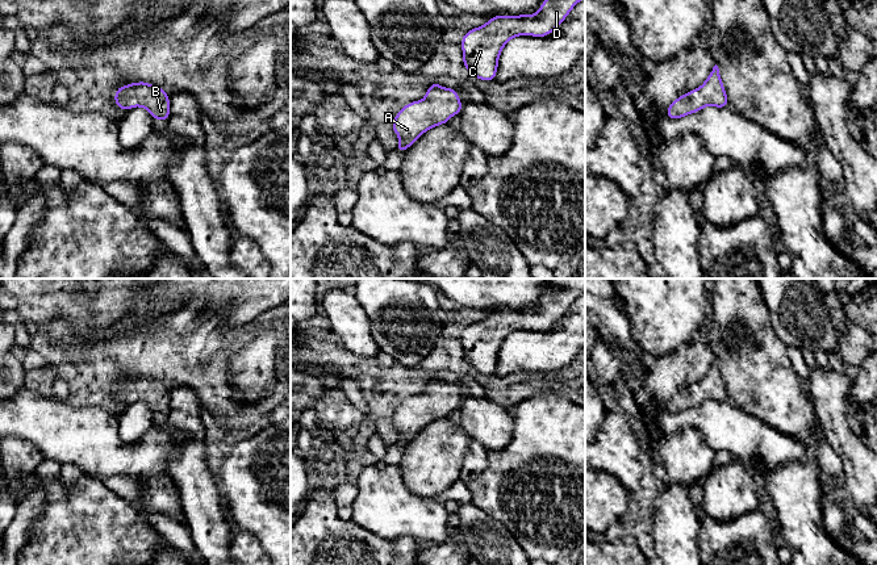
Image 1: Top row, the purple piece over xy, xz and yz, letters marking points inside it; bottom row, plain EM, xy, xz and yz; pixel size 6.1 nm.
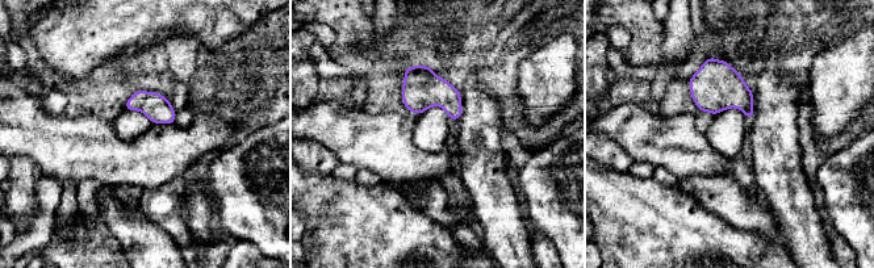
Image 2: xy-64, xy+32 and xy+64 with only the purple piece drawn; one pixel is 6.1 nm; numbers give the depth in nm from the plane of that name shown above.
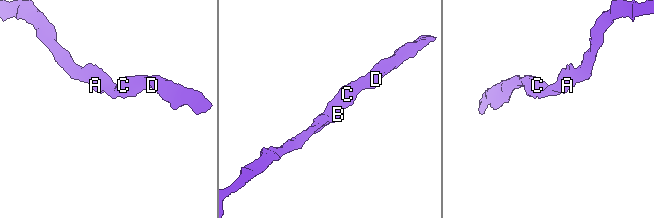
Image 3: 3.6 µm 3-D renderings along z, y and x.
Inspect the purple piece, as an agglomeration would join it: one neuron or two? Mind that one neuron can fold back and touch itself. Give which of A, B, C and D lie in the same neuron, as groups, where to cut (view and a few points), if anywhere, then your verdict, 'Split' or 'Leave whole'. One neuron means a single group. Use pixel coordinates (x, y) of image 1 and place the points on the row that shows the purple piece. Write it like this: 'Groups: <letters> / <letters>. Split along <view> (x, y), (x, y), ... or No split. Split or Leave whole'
Groups: A B C D. No split. Leave whole

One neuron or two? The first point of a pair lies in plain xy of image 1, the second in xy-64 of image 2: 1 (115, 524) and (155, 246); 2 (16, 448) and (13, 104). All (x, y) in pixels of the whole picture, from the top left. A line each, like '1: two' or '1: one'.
1: two
2: two

